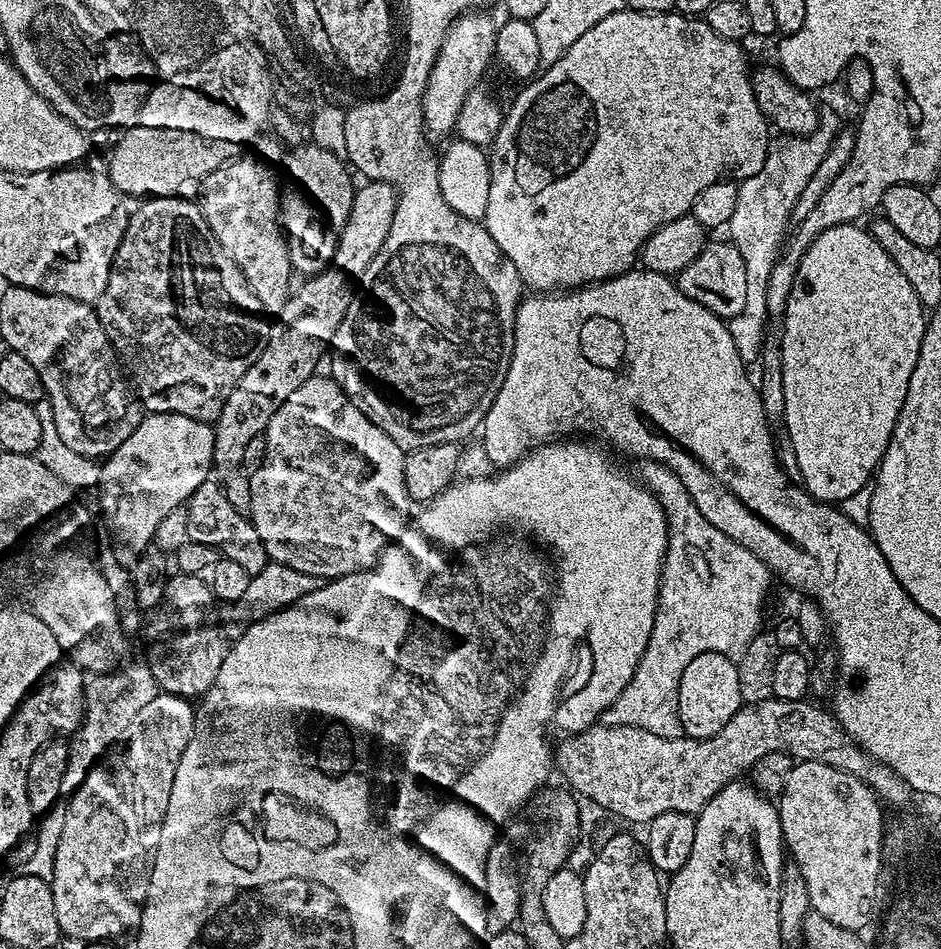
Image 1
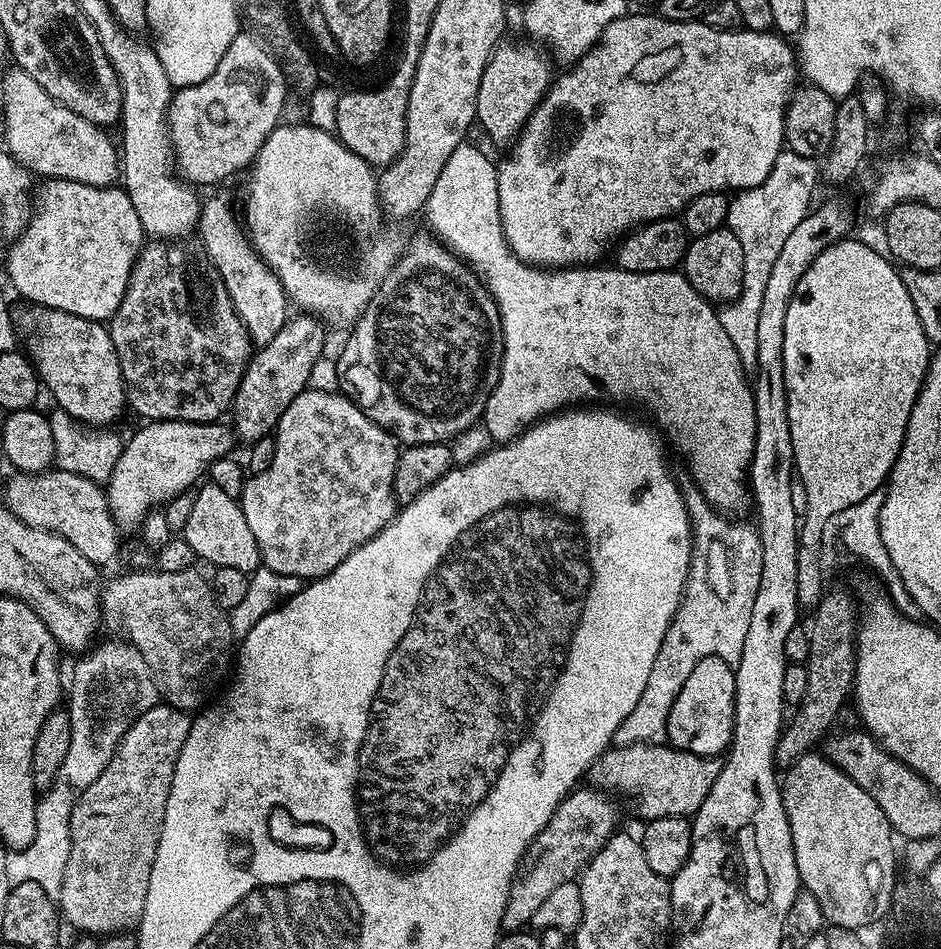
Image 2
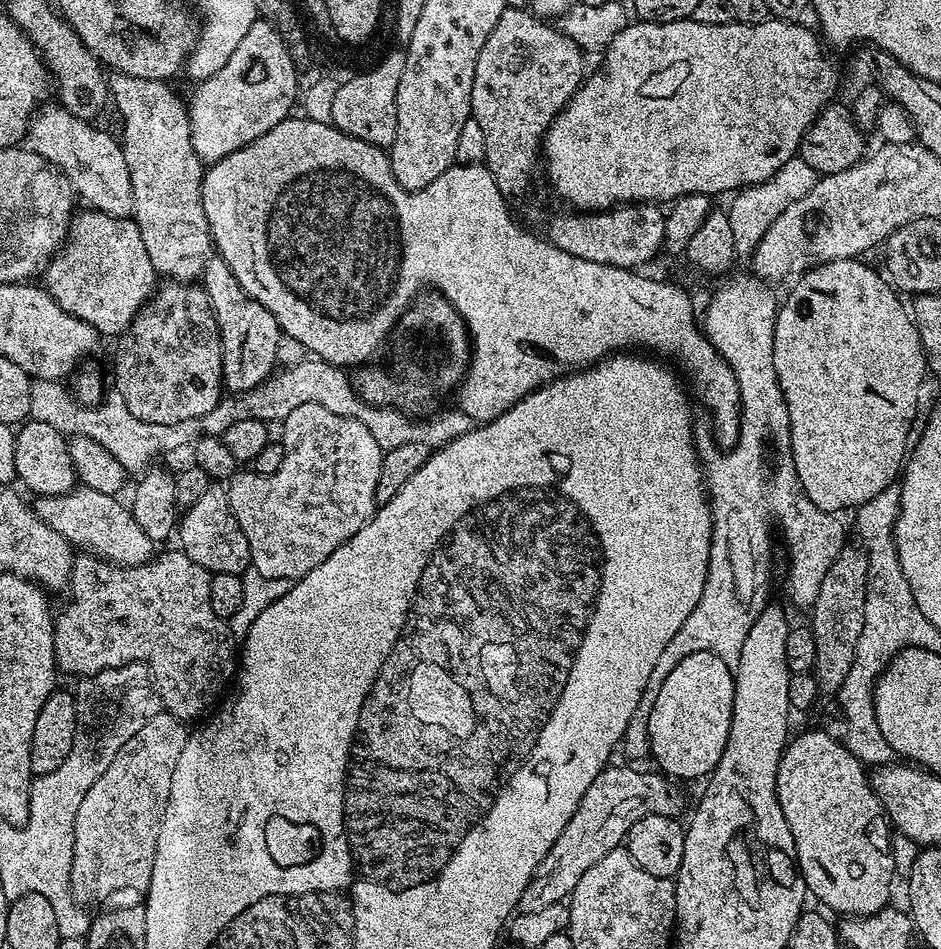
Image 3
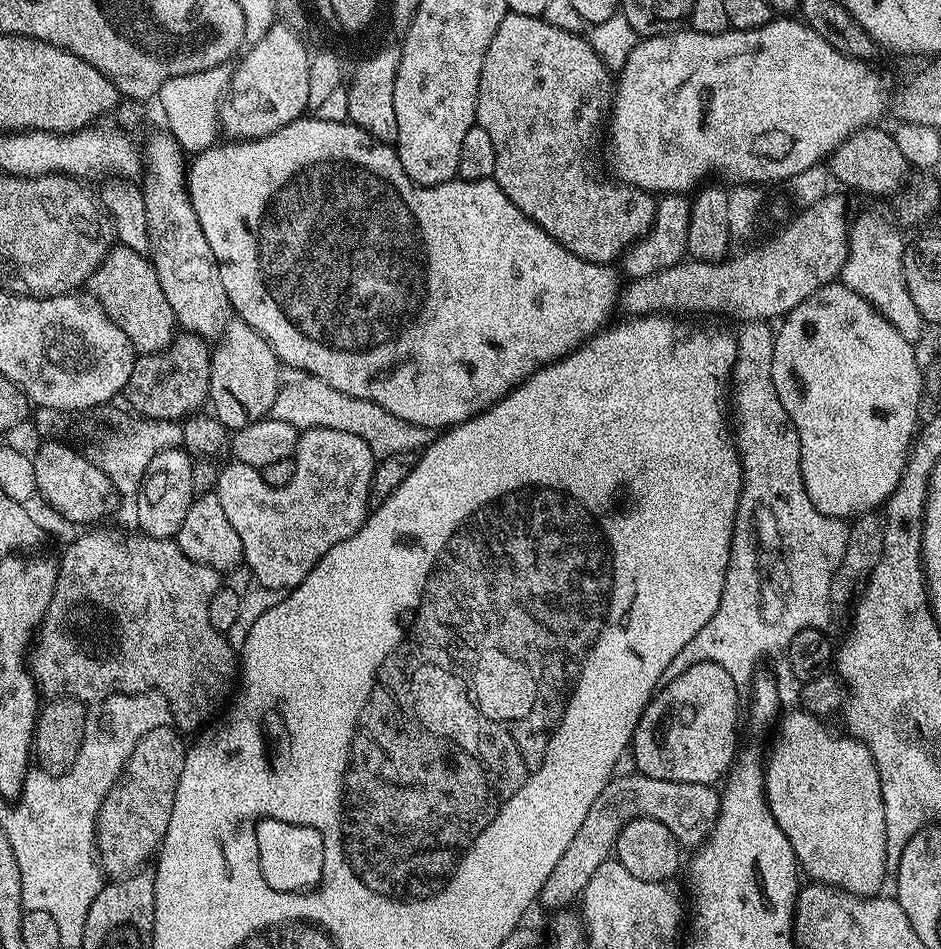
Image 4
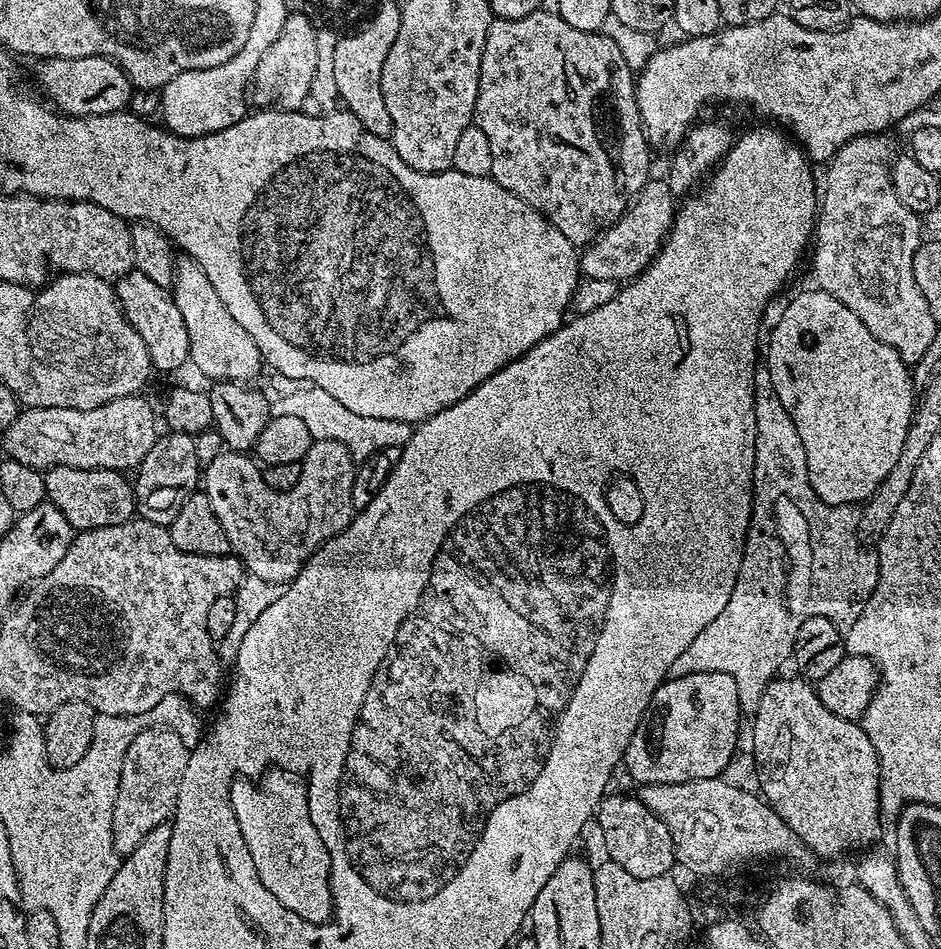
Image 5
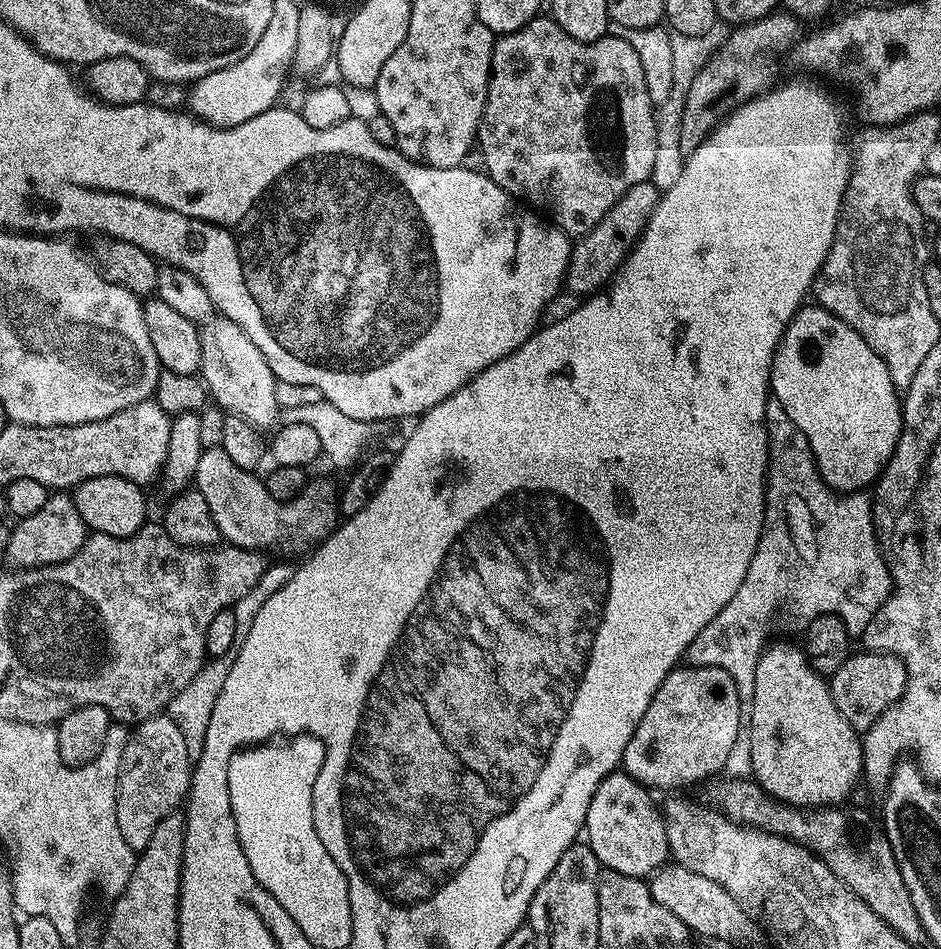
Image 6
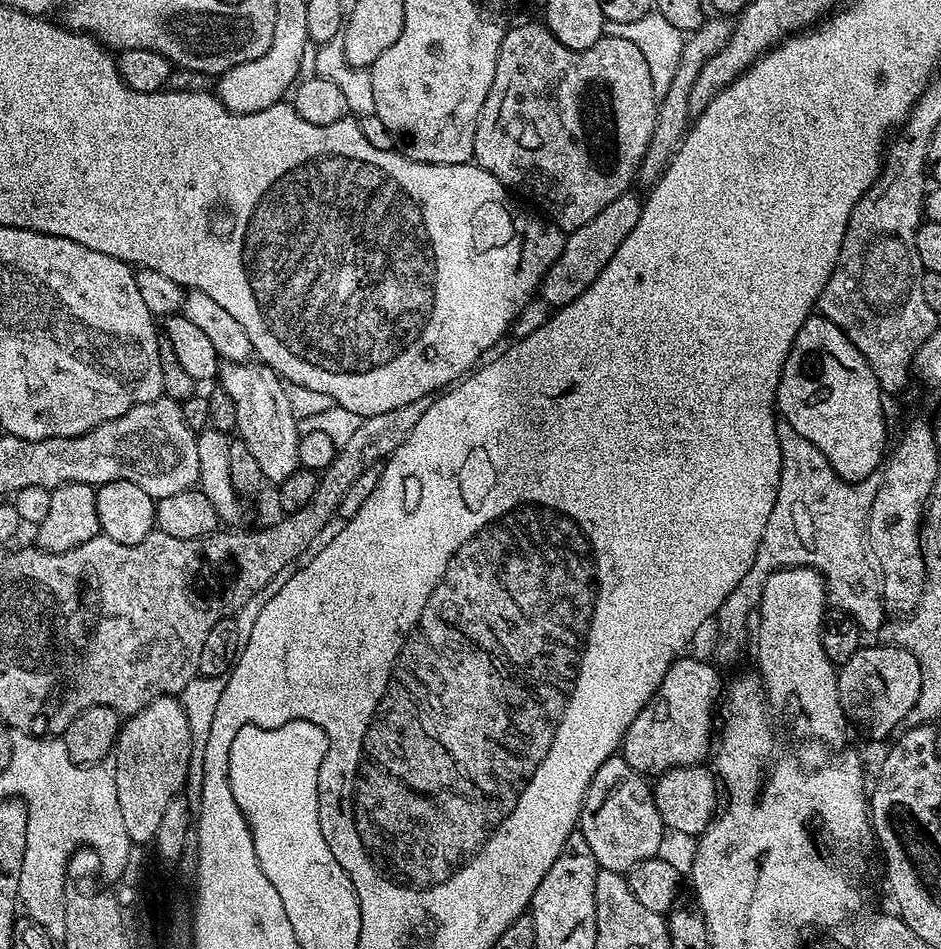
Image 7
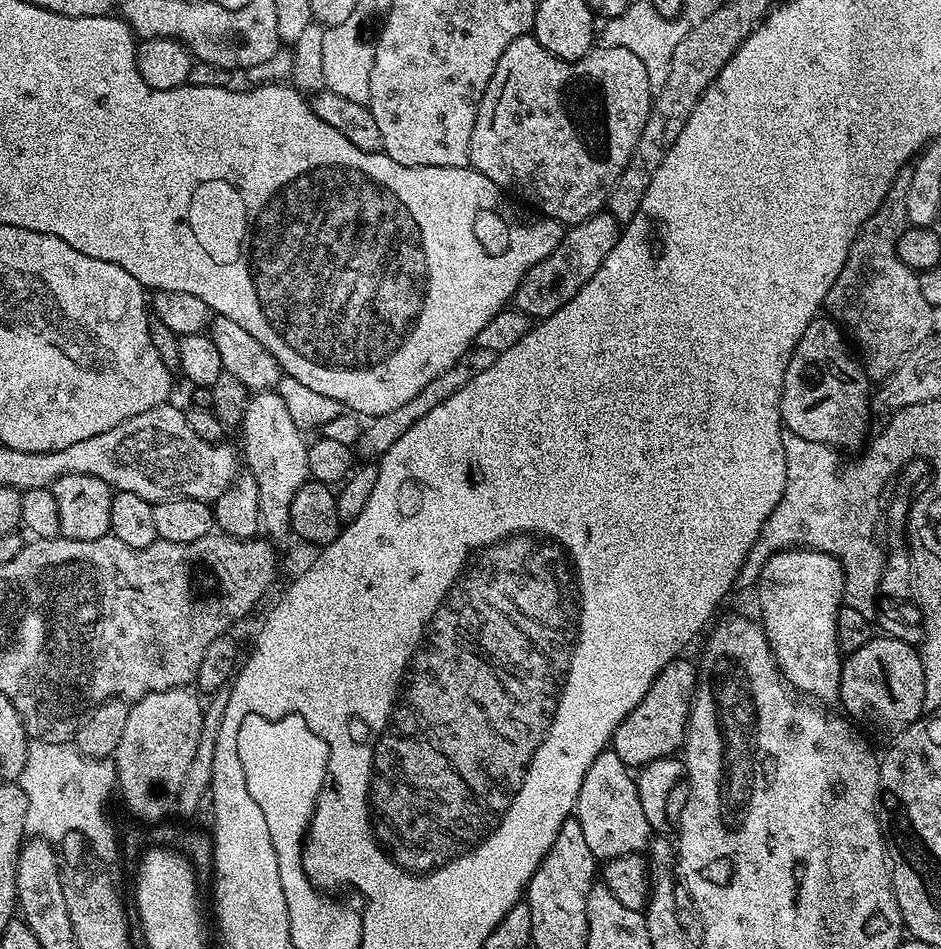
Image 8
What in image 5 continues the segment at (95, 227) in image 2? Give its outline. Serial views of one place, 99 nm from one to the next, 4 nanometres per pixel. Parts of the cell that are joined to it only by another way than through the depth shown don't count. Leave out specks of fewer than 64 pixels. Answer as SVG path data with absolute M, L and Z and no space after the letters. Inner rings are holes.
M135 270L127 276L121 276L115 281L116 298L124 317L134 326L138 338L146 342L146 350L152 359L153 369L164 372L176 372L183 364L189 363L190 338L186 334L186 322L182 322L171 291L158 286L158 282L150 282L150 278Z

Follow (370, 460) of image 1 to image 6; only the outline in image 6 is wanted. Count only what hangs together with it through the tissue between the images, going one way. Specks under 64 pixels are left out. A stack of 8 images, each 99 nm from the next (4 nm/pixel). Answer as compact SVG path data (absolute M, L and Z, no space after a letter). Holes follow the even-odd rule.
M222 446L204 448L201 451L194 488L206 498L206 506L210 506L210 514L214 514L214 522L221 537L229 545L238 548L272 548L275 544L290 539L307 522L311 512L314 531L324 534L333 527L333 501L331 504L330 501L324 500L323 494L315 486L305 488L303 493L291 502L275 500L266 490L263 479L234 466L234 462L230 462L230 454L226 454Z

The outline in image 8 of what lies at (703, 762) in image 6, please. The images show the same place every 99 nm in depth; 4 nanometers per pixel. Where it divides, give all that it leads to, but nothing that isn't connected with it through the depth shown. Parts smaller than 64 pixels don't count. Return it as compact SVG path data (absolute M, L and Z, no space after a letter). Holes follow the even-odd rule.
M677 658L671 660L660 671L658 678L654 678L650 690L646 690L646 698L642 698L642 702L638 702L638 706L634 706L634 710L630 710L628 717L612 731L611 751L616 752L618 758L622 758L624 764L643 766L663 756L679 753L683 749L684 738L688 735L688 715L692 709L692 696L696 693L696 682L698 679L697 665L693 661L691 664L690 661L684 659Z

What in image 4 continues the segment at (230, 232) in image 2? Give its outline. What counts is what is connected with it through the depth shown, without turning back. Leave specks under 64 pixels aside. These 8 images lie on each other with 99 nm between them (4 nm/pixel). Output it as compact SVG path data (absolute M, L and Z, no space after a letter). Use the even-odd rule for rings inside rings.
M239 318L229 319L228 327L224 329L224 335L218 341L218 347L220 349L217 352L215 349L212 356L212 373L208 391L208 400L216 407L214 409L215 417L229 430L249 426L251 423L267 417L282 385L282 378L280 378L282 362L277 358L275 350L245 320Z

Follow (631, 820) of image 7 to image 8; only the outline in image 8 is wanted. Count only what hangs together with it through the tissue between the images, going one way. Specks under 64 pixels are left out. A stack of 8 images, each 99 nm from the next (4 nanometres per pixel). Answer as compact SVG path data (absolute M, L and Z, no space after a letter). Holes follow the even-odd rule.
M611 750L600 752L594 758L594 762L590 762L590 770L586 770L586 778L582 778L582 790L578 790L574 818L582 826L586 846L590 846L590 850L600 862L635 852L643 853L654 836L654 829L650 822L646 822L646 813L642 811L642 802L638 799L635 775L630 771L629 765L624 764L622 758L618 758L618 754Z

